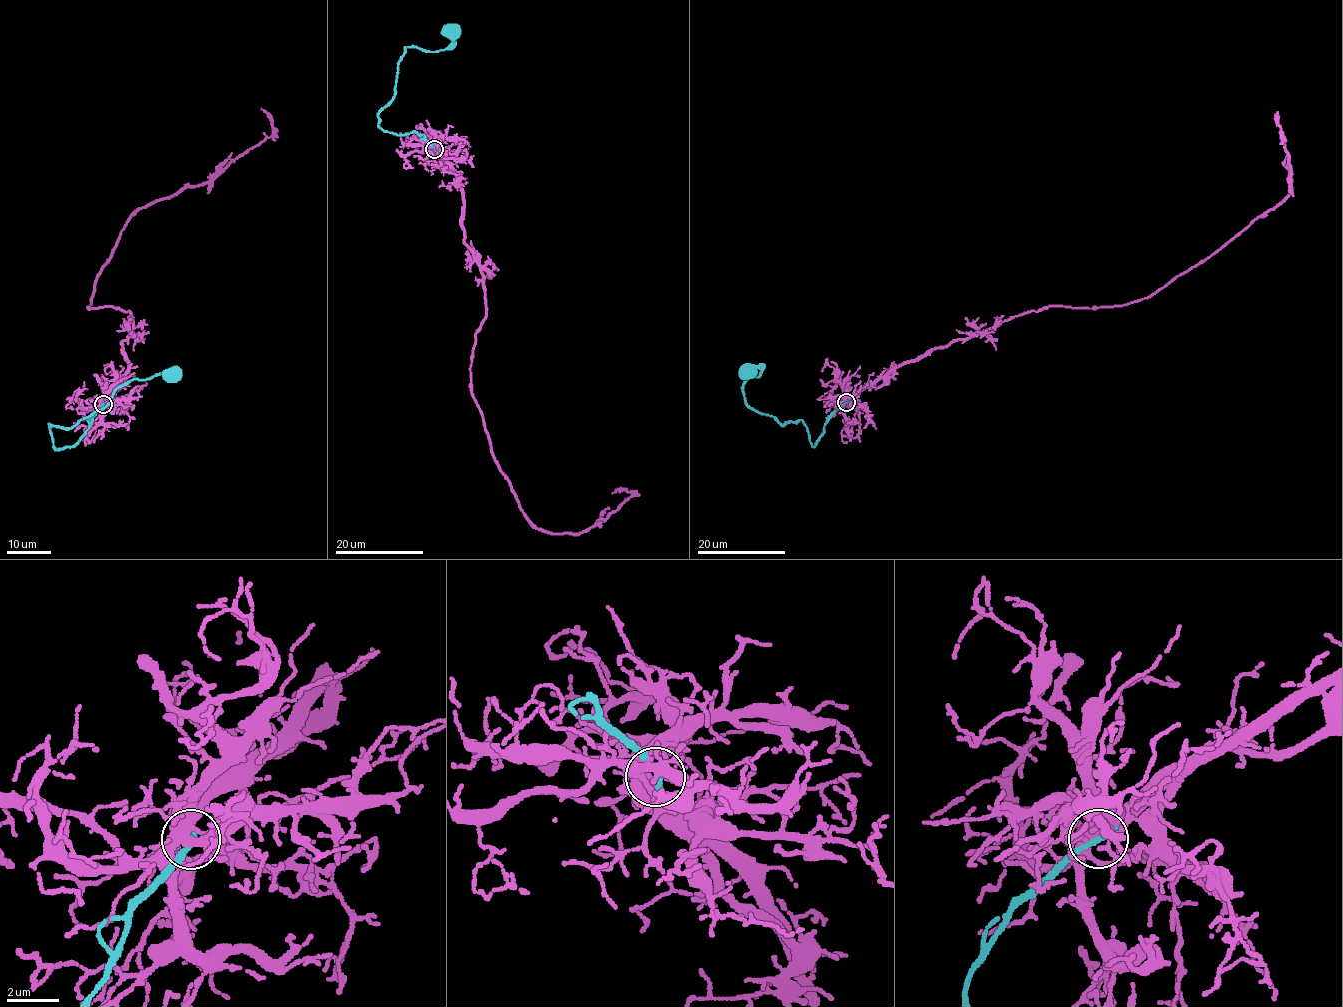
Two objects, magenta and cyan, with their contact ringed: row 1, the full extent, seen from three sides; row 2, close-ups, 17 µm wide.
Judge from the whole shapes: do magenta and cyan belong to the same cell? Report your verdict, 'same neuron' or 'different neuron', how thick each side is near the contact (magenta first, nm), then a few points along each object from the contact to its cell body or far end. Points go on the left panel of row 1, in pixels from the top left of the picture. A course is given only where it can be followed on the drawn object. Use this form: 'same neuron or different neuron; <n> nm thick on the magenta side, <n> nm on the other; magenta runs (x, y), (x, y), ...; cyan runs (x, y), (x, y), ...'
same neuron; 480 nm thick on the magenta side, 300 nm on the other; magenta runs (103, 404), (133, 319), (87, 308), (99, 273), (139, 209), (272, 135), (261, 108); cyan runs (103, 405), (77, 442), (55, 449), (48, 424), (71, 427), (133, 379), (149, 379), (170, 370), (173, 375)

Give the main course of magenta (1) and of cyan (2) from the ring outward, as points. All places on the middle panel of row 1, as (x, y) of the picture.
1: (434, 149), (485, 291), (470, 388), (497, 464), (551, 533), (582, 533), (633, 494), (612, 493)
2: (434, 149), (423, 134), (382, 129), (378, 113), (393, 98), (404, 48), (442, 50), (452, 41), (452, 30)

